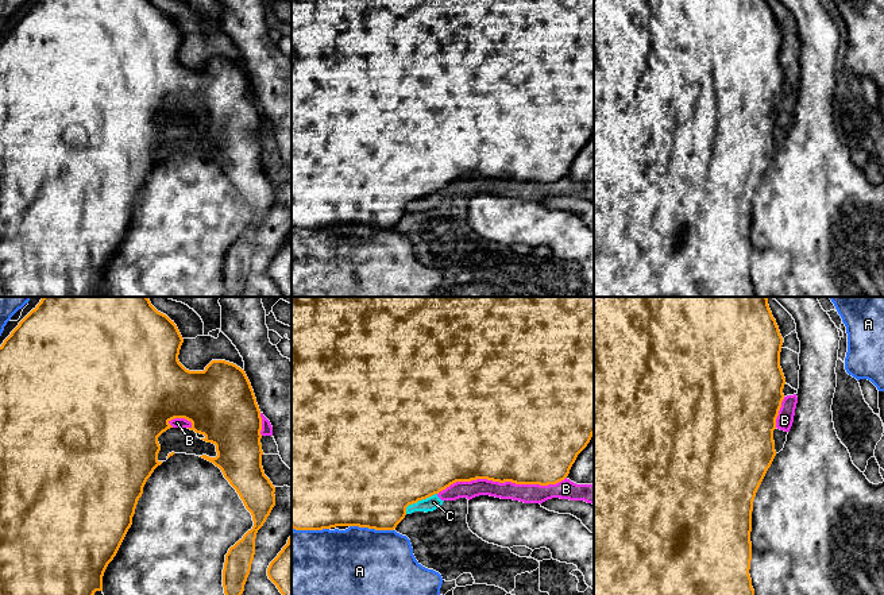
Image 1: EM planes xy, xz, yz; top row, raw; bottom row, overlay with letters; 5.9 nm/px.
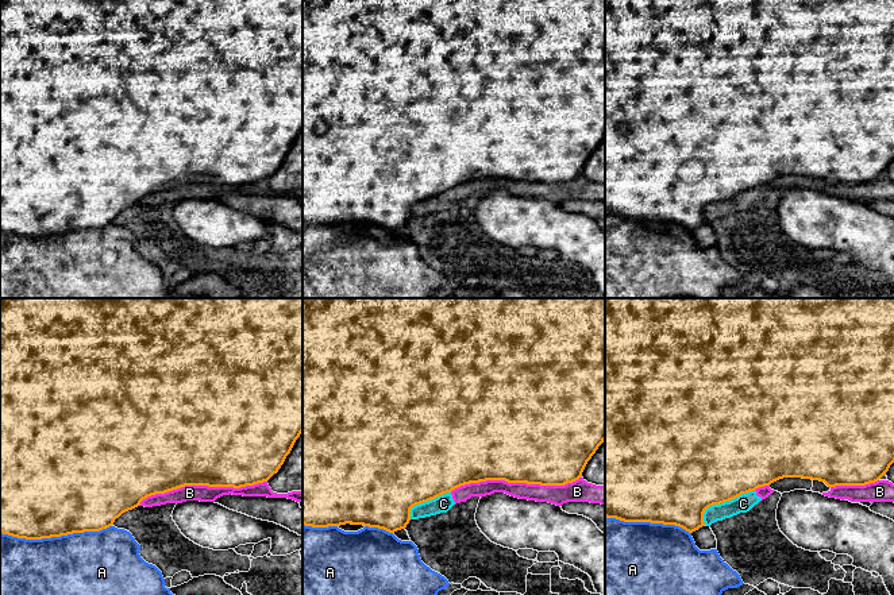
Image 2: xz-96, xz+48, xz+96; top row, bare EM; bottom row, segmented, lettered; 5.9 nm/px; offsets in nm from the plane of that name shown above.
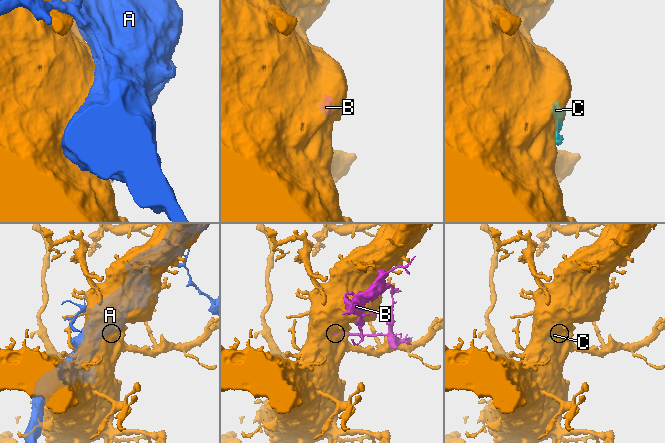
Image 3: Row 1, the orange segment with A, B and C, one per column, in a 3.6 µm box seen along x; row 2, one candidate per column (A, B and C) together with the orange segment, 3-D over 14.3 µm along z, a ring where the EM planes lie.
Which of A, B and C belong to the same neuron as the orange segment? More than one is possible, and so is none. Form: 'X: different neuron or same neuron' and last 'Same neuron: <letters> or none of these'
A: different neuron
B: different neuron
C: different neuron
Same neuron: none of these

